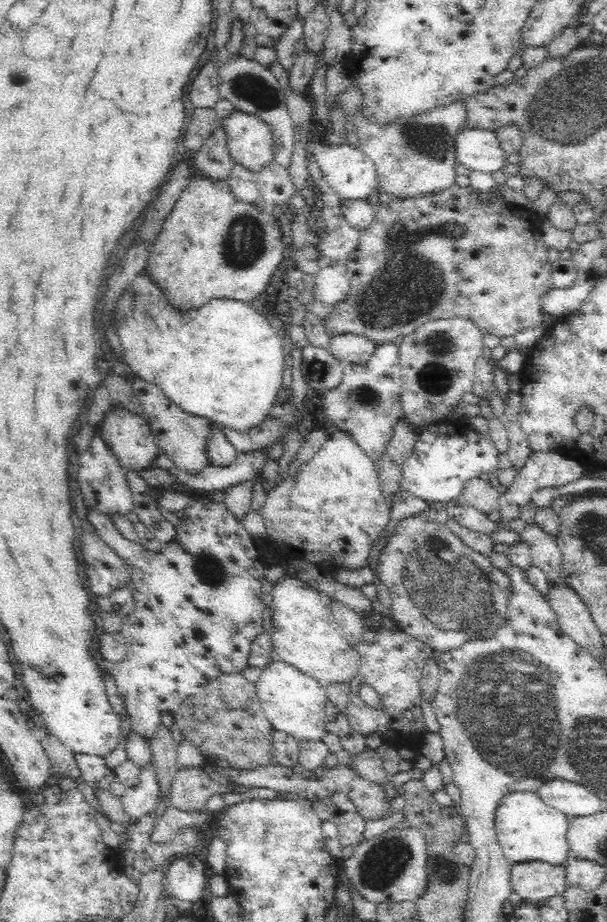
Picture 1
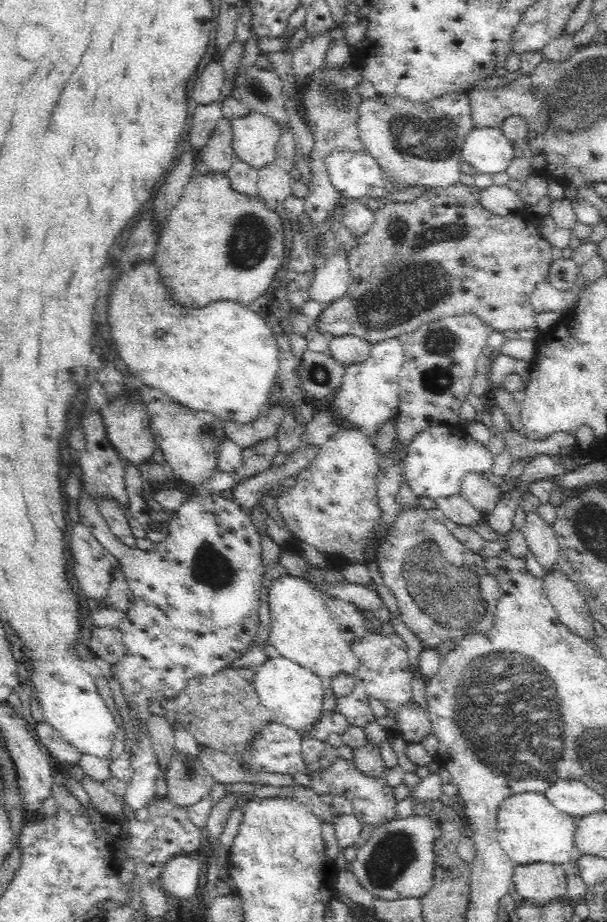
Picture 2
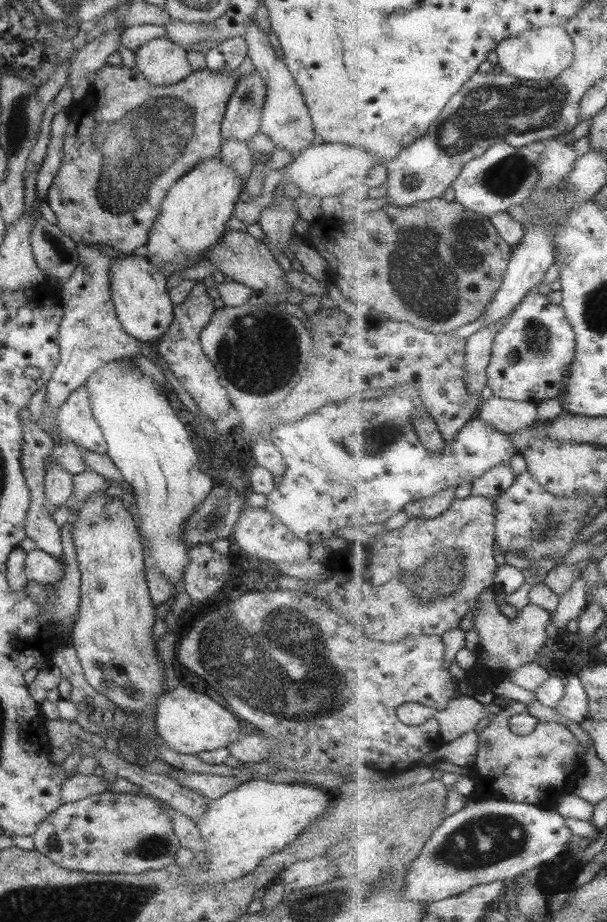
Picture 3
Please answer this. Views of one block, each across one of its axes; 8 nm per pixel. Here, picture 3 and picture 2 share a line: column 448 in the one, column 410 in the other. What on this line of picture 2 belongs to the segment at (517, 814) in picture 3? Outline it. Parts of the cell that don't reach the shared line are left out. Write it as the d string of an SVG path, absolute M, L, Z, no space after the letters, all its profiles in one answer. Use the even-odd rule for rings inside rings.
M427 818L390 820L370 834L368 842L357 848L356 859L344 867L373 899L419 899L433 883L433 840L437 836L437 827Z

